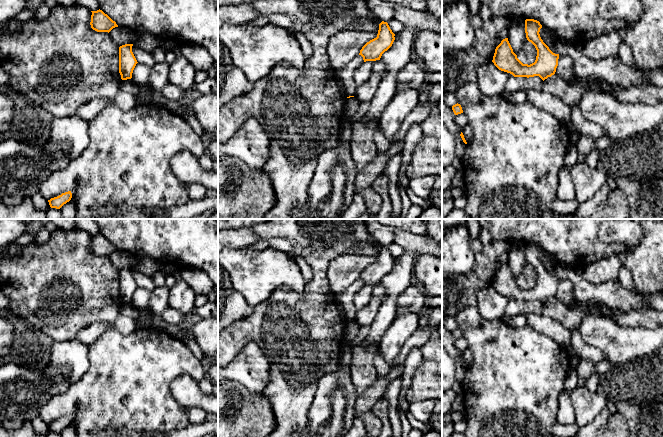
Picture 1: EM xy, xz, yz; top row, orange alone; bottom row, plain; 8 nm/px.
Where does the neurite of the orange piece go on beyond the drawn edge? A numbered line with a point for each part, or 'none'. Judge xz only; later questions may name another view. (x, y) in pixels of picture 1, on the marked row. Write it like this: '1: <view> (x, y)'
none

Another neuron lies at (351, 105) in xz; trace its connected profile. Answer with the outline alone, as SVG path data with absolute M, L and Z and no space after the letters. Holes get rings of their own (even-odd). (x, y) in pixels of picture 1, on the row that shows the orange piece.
M354 97L346 98L344 105L344 119L350 119L358 109L359 101Z

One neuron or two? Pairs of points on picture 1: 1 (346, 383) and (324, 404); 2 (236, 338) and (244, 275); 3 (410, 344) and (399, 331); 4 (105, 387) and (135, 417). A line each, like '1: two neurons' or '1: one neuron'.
1: one neuron
2: two neurons
3: two neurons
4: one neuron

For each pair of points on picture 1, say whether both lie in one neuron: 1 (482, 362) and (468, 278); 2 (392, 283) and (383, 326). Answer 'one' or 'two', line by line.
1: two
2: one

